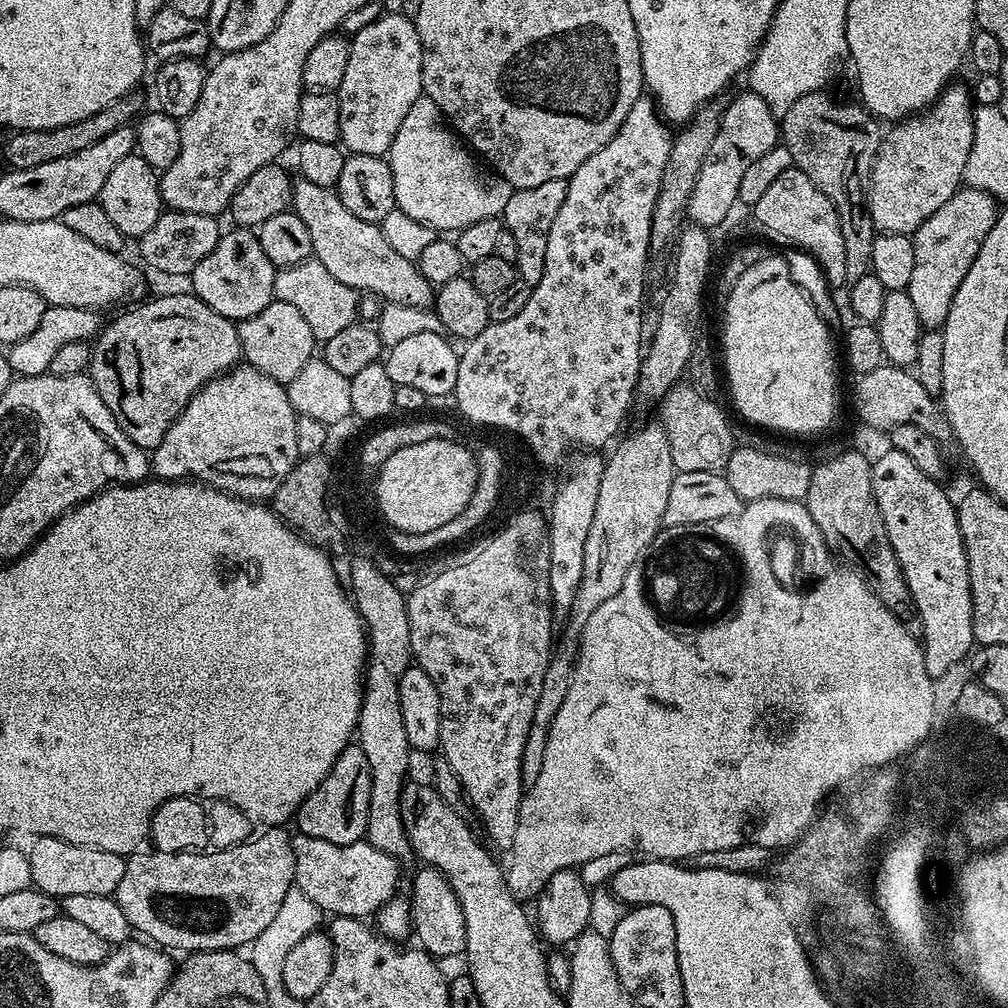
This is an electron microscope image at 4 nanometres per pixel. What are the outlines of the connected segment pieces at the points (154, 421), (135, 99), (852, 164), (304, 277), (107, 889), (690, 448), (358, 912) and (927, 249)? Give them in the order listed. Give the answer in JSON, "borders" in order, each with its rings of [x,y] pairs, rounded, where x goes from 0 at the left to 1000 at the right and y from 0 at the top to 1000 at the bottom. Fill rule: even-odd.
{"borders":[[[[184,288],[175,290],[172,294],[147,298],[144,302],[121,311],[116,317],[111,317],[108,321],[106,318],[93,337],[89,376],[101,399],[105,399],[109,411],[113,411],[117,423],[121,423],[121,427],[138,444],[150,446],[159,441],[165,427],[169,427],[169,423],[179,414],[179,409],[194,388],[200,382],[207,381],[212,374],[230,368],[235,364],[239,353],[234,321],[208,308],[204,300]]],[[[127,89],[113,101],[100,103],[97,113],[81,117],[81,121],[69,121],[69,125],[58,125],[50,129],[13,130],[9,134],[12,136],[4,143],[4,159],[8,162],[5,164],[9,168],[30,169],[30,165],[43,165],[46,161],[54,161],[54,157],[69,157],[69,153],[77,153],[77,149],[85,149],[93,145],[93,141],[101,141],[105,133],[113,133],[113,129],[130,124],[144,107],[142,97],[135,89]]],[[[814,89],[792,97],[773,120],[773,130],[777,146],[784,149],[787,164],[795,167],[804,181],[823,196],[833,213],[835,240],[839,244],[839,279],[844,280],[865,269],[867,236],[871,231],[861,210],[861,188],[867,157],[873,148],[875,127],[865,112],[852,102],[840,103],[819,92]]],[[[313,256],[304,257],[300,261],[293,262],[292,265],[275,269],[271,295],[287,300],[288,304],[294,304],[307,320],[309,330],[319,341],[331,335],[343,323],[352,320],[355,315],[353,312],[355,297],[357,297],[356,291],[352,286],[345,285],[331,276],[327,268]]],[[[38,829],[27,842],[32,876],[47,889],[63,891],[69,887],[101,887],[111,889],[121,867],[125,867],[124,850],[109,847],[109,843],[97,843],[70,837],[53,829]]],[[[675,379],[664,385],[658,397],[654,398],[654,420],[657,422],[661,435],[665,438],[665,450],[672,468],[688,468],[688,466],[700,466],[701,468],[717,469],[718,464],[724,458],[724,450],[728,443],[726,438],[726,425],[718,414],[718,409],[708,399],[705,392],[698,392],[683,379]]],[[[297,827],[290,829],[292,843],[293,880],[300,883],[312,895],[315,895],[318,906],[329,905],[330,910],[351,909],[365,911],[373,906],[385,893],[394,888],[397,877],[397,861],[394,850],[375,843],[364,832],[352,833],[349,837],[332,837],[319,831],[308,831]]],[[[956,185],[944,193],[942,200],[927,208],[927,212],[911,224],[905,234],[909,263],[899,288],[918,326],[932,326],[938,312],[942,312],[942,300],[946,300],[946,292],[950,292],[950,284],[954,284],[954,276],[958,276],[974,240],[978,240],[978,232],[982,232],[989,213],[990,199],[987,194]]]]}

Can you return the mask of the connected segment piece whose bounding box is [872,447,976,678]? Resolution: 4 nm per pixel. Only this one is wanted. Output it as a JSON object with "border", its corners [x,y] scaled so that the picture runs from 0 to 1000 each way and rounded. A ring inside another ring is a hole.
{"border":[[[882,443],[881,448],[877,448],[873,453],[865,456],[865,485],[867,486],[867,494],[871,498],[871,506],[875,510],[875,518],[879,518],[879,530],[883,534],[883,542],[887,546],[889,556],[893,560],[893,564],[897,570],[899,581],[905,590],[905,602],[908,610],[913,610],[913,623],[917,626],[915,630],[915,642],[917,644],[917,656],[919,657],[919,665],[922,671],[932,673],[937,671],[943,665],[947,659],[952,659],[961,654],[962,648],[966,643],[968,630],[966,629],[966,617],[964,616],[964,586],[962,585],[962,565],[958,558],[958,546],[954,538],[954,526],[950,522],[950,514],[948,513],[948,500],[938,489],[933,485],[934,481],[930,477],[925,476],[919,470],[915,470],[915,466],[911,466],[911,462],[907,462],[907,458],[903,458],[903,454],[899,454],[899,450],[895,450],[891,445]]]}

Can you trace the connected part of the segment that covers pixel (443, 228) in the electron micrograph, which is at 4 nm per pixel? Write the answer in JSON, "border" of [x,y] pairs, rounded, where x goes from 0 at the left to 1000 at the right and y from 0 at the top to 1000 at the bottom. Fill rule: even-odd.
{"border":[[[420,93],[399,117],[383,158],[391,177],[393,206],[437,232],[452,232],[470,220],[499,215],[510,189],[502,177],[485,169],[465,150],[435,105]]]}

